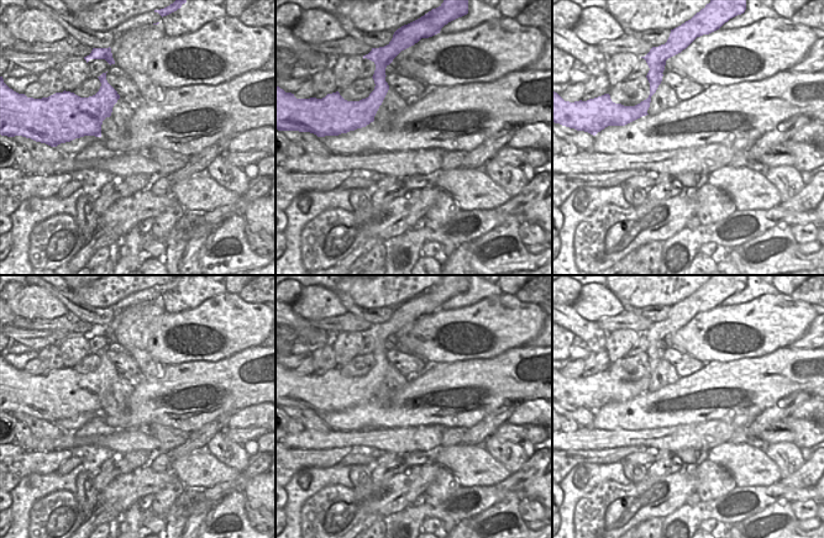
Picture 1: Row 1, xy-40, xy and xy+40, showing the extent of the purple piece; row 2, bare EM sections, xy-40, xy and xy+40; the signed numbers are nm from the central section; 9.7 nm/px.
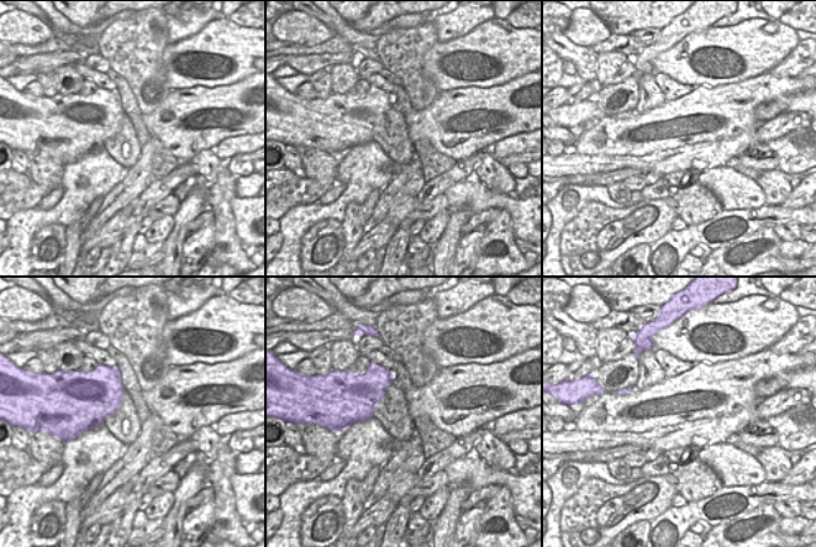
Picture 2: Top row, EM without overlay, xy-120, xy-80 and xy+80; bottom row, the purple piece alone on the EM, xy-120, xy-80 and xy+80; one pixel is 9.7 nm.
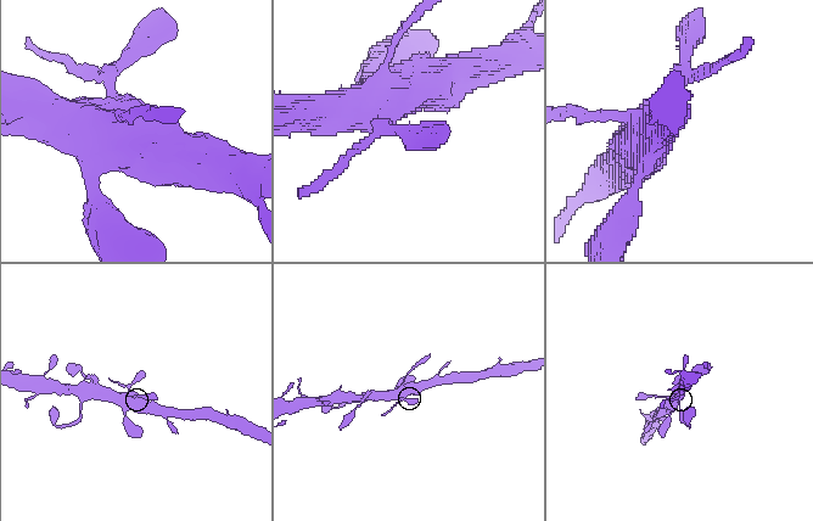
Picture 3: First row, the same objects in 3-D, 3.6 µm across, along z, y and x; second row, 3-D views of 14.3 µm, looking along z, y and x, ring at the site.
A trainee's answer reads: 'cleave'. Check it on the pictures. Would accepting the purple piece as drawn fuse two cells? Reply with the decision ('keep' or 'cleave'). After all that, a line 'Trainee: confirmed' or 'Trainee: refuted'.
keep
Trainee: refuted

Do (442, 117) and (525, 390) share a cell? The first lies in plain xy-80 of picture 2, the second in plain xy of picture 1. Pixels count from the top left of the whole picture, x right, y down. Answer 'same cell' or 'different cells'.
same cell

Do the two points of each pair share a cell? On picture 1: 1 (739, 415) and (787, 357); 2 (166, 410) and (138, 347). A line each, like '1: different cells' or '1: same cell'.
1: same cell
2: different cells

